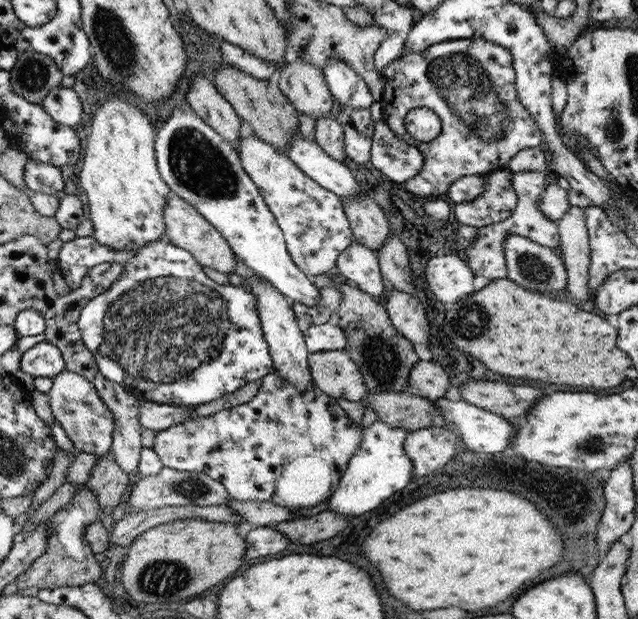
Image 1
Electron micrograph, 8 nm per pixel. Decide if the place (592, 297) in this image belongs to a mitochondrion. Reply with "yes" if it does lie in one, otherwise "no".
no

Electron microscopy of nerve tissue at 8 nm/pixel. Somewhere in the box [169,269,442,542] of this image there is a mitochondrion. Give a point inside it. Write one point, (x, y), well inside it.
(376, 352)

